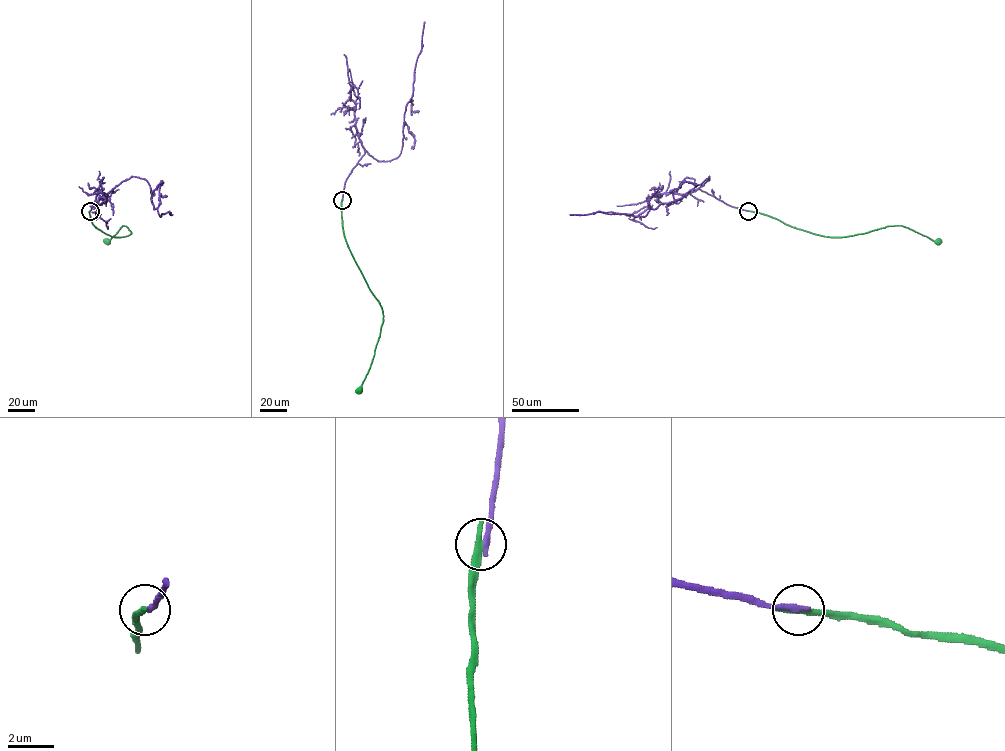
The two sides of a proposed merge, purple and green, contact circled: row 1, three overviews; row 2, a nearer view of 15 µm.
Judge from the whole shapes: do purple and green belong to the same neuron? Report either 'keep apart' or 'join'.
keep apart

